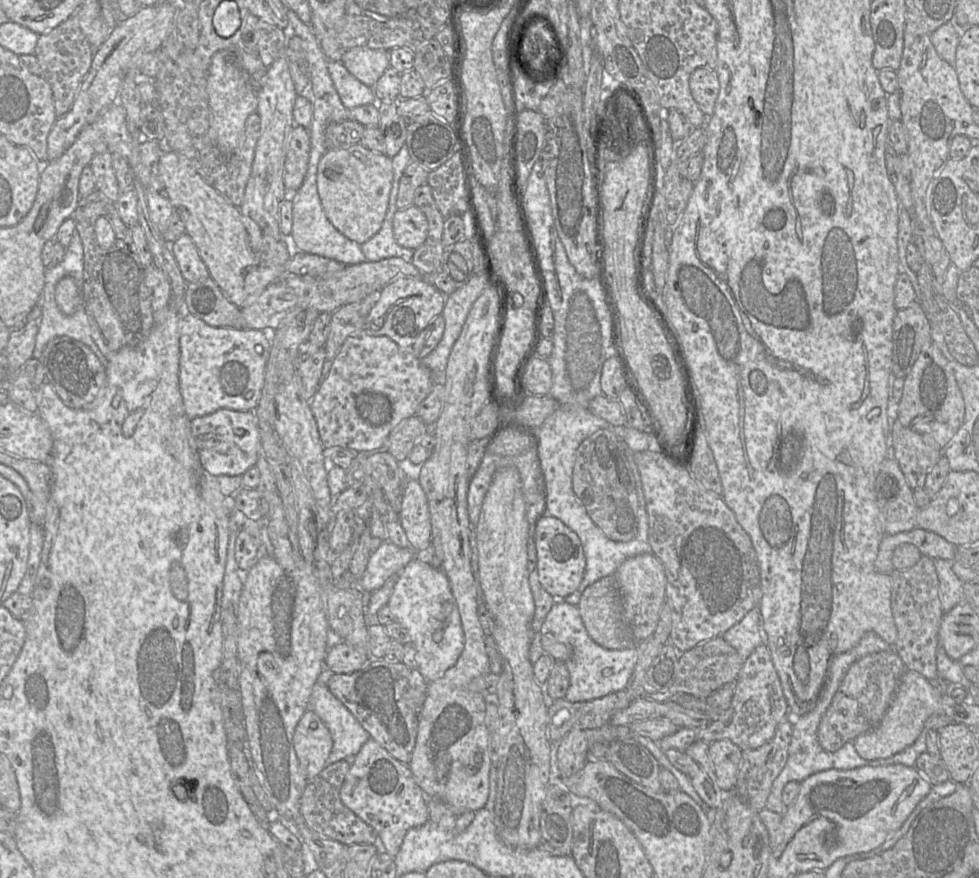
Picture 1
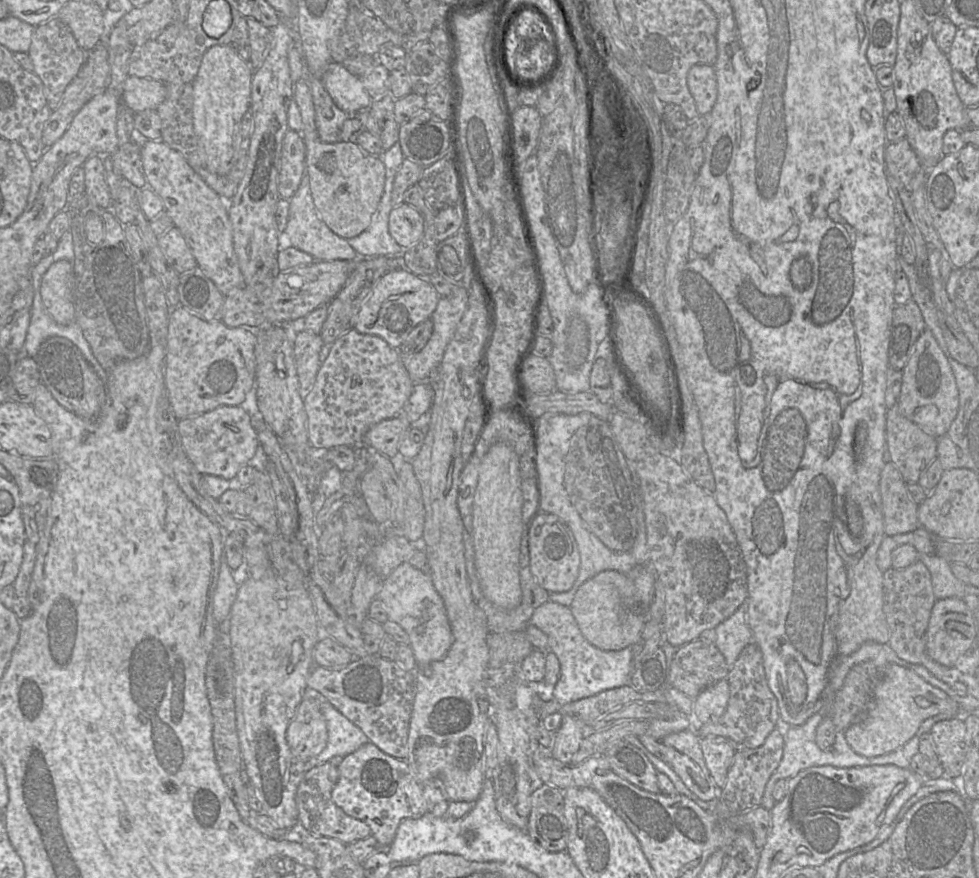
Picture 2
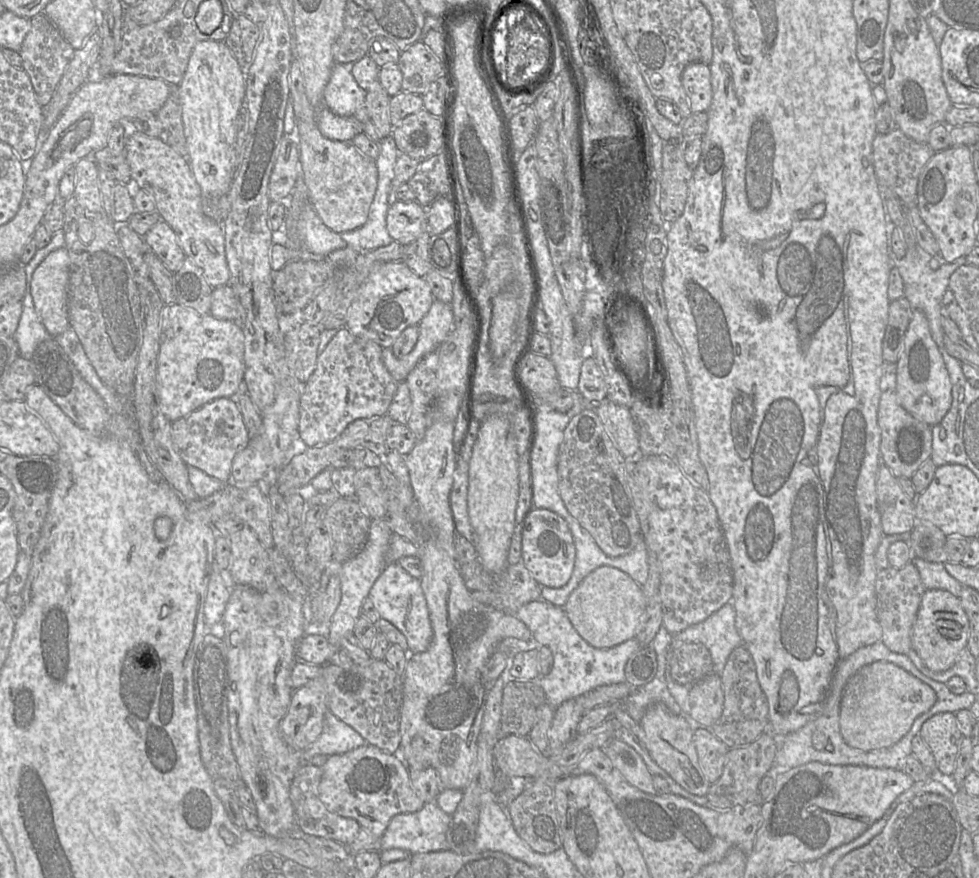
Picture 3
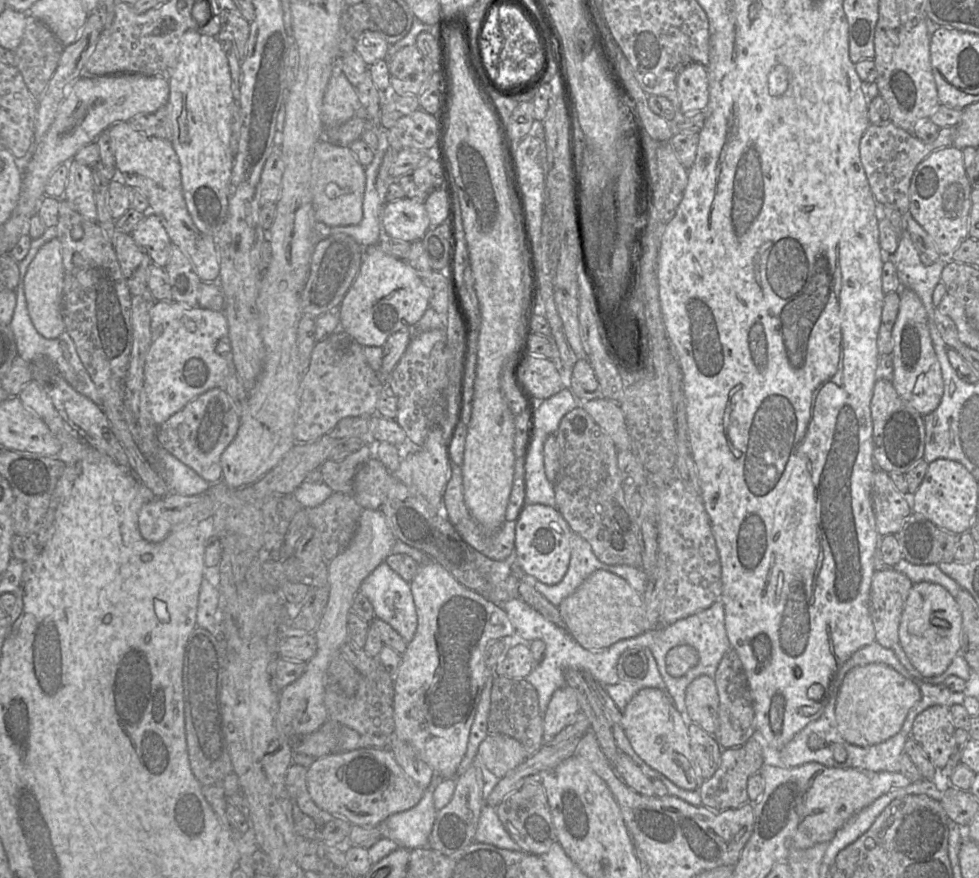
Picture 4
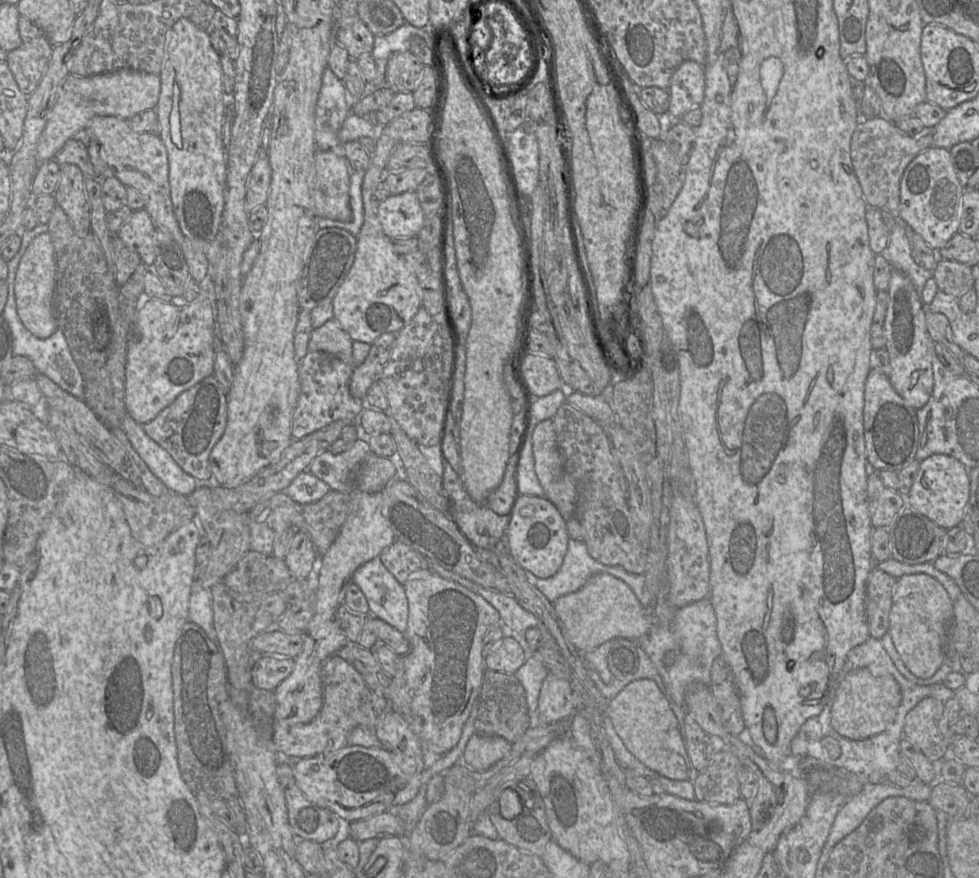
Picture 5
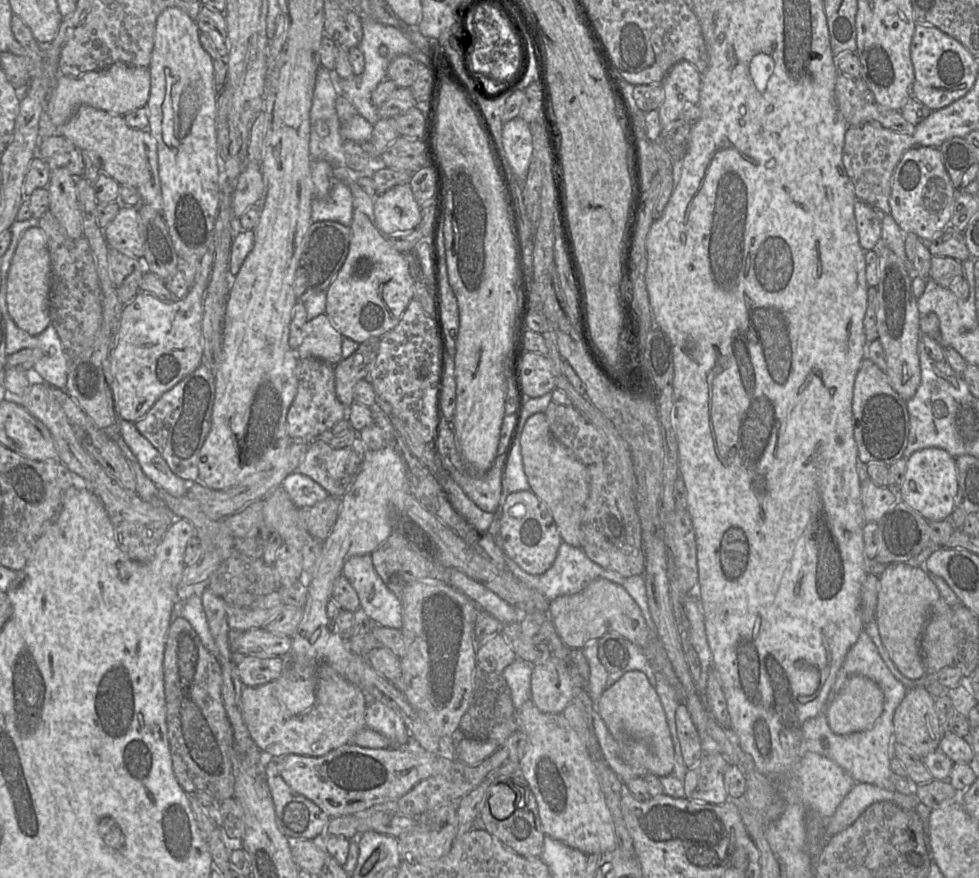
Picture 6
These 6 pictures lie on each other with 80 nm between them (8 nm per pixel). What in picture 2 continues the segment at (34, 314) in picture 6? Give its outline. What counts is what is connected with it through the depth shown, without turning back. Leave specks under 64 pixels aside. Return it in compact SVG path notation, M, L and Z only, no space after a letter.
M68 260L54 262L42 278L42 301L59 325L67 326L75 321L74 286L73 262Z

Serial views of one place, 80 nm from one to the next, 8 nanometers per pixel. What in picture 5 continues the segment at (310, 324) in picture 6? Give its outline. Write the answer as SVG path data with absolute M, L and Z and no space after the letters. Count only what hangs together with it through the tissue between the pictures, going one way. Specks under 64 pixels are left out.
M330 319L322 326L313 329L308 348L326 352L346 364L353 364L353 340L335 319Z

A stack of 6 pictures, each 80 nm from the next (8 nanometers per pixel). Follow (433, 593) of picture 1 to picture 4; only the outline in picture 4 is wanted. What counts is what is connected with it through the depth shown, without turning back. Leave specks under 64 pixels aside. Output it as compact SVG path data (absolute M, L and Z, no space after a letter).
M383 562L363 580L359 589L371 602L375 618L388 623L409 643L414 637L418 624L410 583L403 580L389 565Z

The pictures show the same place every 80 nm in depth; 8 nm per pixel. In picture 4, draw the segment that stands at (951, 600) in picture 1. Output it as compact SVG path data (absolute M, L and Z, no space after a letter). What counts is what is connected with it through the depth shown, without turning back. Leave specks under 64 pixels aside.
M902 559L892 568L905 574L913 583L930 582L939 584L947 589L954 598L960 591L957 582L943 573L936 564L914 565Z

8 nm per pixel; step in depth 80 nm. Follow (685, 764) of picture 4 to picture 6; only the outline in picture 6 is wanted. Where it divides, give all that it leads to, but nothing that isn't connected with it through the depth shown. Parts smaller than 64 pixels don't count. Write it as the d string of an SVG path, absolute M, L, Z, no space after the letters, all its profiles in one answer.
M643 672L624 673L614 684L603 691L594 704L594 708L618 742L642 741L650 746L652 757L642 765L649 773L659 777L672 774L675 764L675 749L666 714L655 687Z

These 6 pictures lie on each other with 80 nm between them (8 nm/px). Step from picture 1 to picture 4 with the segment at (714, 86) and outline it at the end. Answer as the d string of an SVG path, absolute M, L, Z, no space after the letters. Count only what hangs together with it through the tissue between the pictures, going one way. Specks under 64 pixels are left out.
M691 63L677 76L676 88L679 98L679 116L705 111L709 102L708 67Z

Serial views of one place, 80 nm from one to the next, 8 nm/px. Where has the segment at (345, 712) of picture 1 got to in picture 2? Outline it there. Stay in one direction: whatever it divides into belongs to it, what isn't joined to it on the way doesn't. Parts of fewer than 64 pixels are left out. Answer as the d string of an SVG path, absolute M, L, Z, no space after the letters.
M325 698L320 703L320 710L326 721L328 741L318 756L304 761L305 772L317 765L329 762L333 757L345 757L352 754L369 741L360 728Z

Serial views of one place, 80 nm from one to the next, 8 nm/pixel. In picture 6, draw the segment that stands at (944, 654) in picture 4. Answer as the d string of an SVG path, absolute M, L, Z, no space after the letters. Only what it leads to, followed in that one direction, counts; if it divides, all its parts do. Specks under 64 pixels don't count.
M892 563L879 575L880 587L875 614L878 632L890 659L905 677L915 680L925 675L920 639L930 607L941 598L929 574L907 563Z

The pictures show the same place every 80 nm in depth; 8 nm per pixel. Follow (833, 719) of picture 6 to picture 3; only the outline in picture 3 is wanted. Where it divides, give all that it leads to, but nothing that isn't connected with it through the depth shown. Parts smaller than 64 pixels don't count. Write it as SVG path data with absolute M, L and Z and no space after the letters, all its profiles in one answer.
M886 661L861 667L846 683L840 701L841 735L852 748L871 751L897 743L915 719L936 702L935 691L899 666Z

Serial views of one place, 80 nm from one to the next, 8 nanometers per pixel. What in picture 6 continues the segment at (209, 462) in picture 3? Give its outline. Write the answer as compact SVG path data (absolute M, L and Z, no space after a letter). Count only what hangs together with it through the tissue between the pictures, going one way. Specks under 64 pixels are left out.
M203 363L165 392L137 422L137 430L161 454L171 471L183 480L198 480L199 453L211 430L215 400L215 378Z

